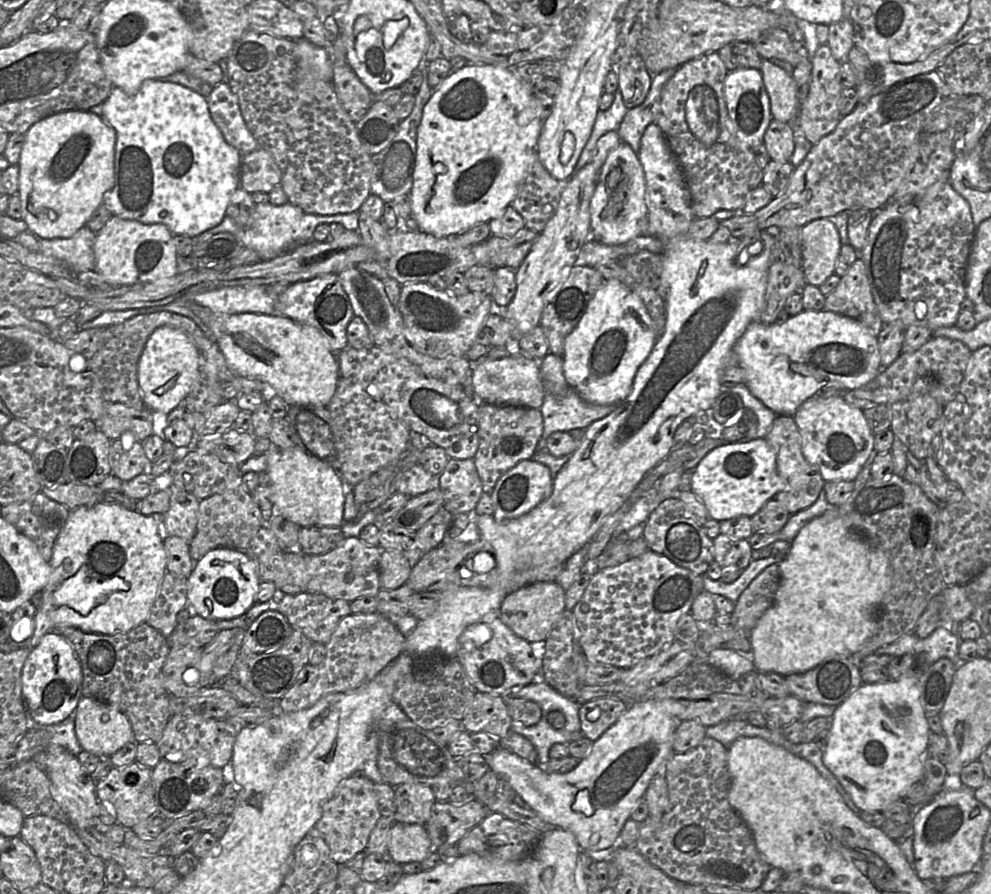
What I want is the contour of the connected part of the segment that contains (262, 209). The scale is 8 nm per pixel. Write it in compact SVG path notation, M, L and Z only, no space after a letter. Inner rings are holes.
M270 202L260 203L256 204L255 221L251 227L240 227L231 217L226 215L219 225L192 239L194 248L197 248L200 243L204 243L213 235L228 232L240 239L246 248L256 251L261 260L271 260L300 245L314 240L314 231L316 227L322 223L340 223L346 230L358 231L359 213L351 212L345 214L318 215L307 213L299 206L293 205L290 202L279 206L273 205Z

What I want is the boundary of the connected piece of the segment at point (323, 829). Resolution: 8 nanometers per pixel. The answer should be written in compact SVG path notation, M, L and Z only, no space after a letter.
M354 773L341 780L334 795L323 807L322 816L315 826L323 834L331 856L338 865L344 865L357 853L366 850L370 834L381 817L374 784L362 773Z

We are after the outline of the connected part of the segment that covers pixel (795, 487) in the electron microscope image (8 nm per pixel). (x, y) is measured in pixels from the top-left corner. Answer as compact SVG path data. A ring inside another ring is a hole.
M776 416L765 439L776 453L777 472L783 481L783 490L774 498L790 515L808 508L817 500L825 481L818 469L809 464L802 454L801 434L793 416Z

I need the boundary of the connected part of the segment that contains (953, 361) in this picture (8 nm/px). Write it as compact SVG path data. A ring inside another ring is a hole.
M932 337L918 350L901 353L886 369L859 388L846 391L842 396L850 405L861 410L878 404L892 403L928 394L945 406L957 393L964 377L972 351L961 341L945 337Z

